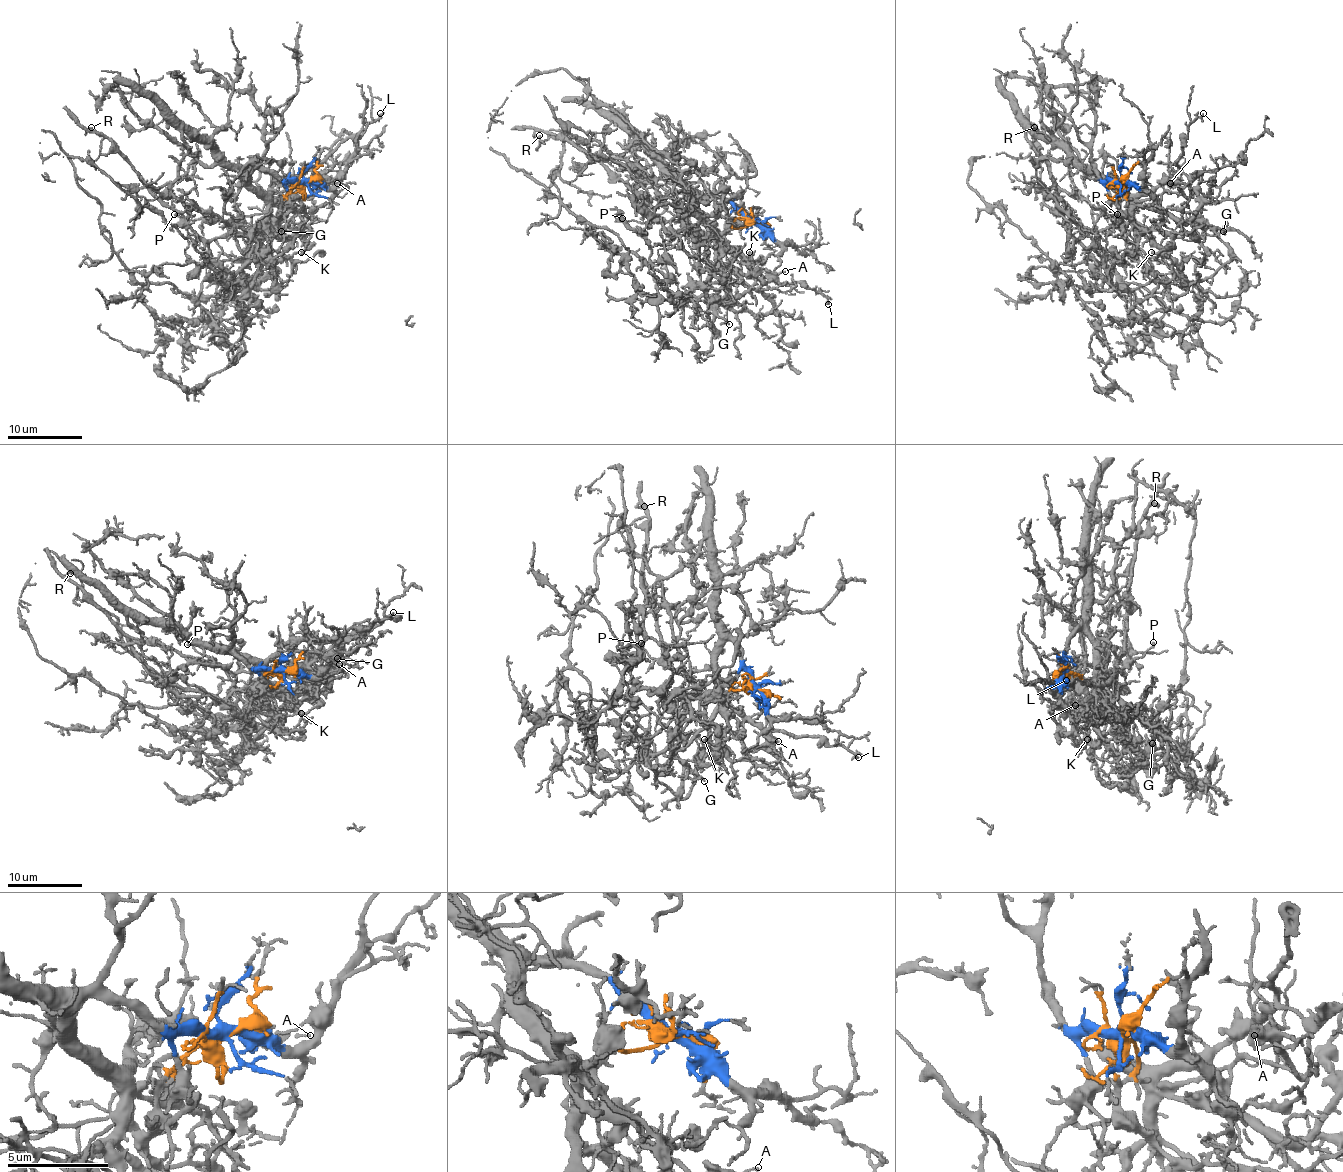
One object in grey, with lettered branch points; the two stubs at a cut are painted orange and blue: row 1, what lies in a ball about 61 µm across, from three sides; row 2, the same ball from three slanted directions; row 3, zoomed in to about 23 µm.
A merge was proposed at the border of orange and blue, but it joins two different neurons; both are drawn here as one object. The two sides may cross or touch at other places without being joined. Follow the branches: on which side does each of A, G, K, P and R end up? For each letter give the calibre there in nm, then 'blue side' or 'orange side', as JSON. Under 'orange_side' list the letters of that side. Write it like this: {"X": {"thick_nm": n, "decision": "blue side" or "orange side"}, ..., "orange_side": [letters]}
{"A": {"thick_nm": 100, "decision": "orange side"}, "G": {"thick_nm": 100, "decision": "blue side"}, "K": {"thick_nm": 100, "decision": "orange side"}, "P": {"thick_nm": 120, "decision": "orange side"}, "R": {"thick_nm": 160, "decision": "orange side"}, "orange_side": ["A", "K", "P", "R"]}

